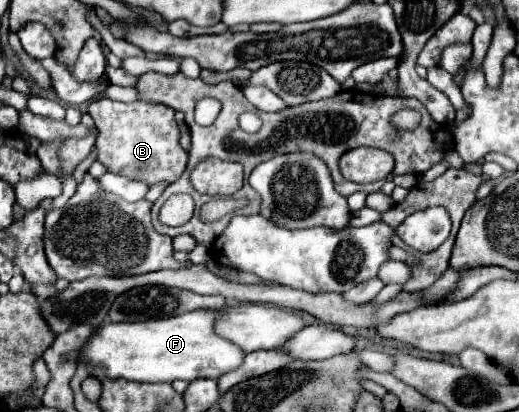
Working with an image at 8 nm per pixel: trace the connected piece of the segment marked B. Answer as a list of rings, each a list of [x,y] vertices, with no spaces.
[[[111,98],[93,100],[89,114],[99,130],[97,150],[99,162],[113,174],[143,180],[149,186],[157,182],[175,182],[187,168],[187,152],[179,146],[179,126],[175,122],[175,110],[155,102],[115,102]]]

